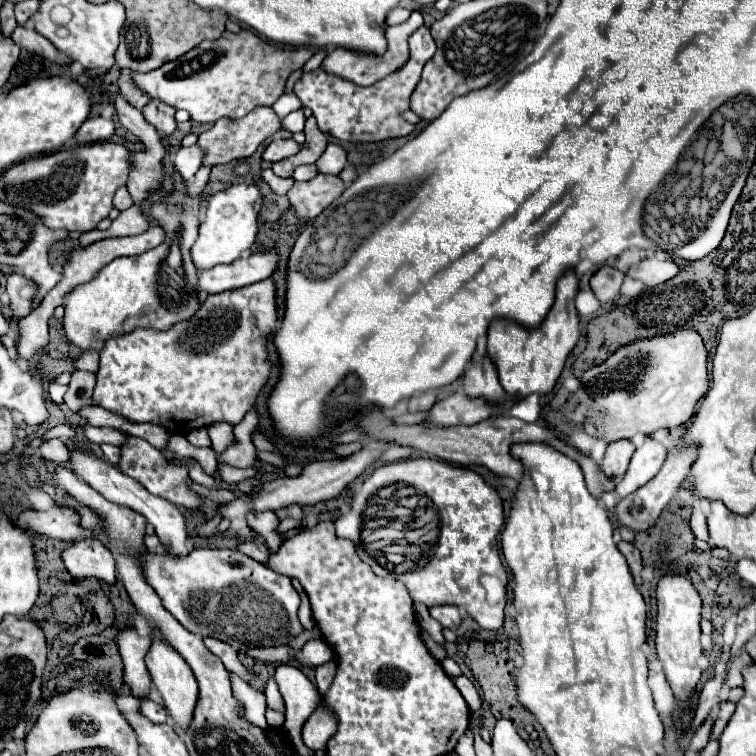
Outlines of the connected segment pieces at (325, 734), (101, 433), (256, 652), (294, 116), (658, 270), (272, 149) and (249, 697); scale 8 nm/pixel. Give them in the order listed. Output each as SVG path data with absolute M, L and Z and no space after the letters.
M319 704L317 712L313 712L313 716L303 726L303 742L315 752L325 750L325 744L333 734L335 734L335 716L325 712L323 704Z
M85 426L83 428L83 434L85 438L91 442L91 444L103 444L103 442L109 442L109 444L115 444L119 446L121 444L121 438L125 440L125 434L121 436L119 430L115 428L97 428L97 426Z
M273 646L273 648L249 648L249 650L241 650L243 654L251 656L253 660L259 662L287 662L289 660L289 648L287 646Z
M295 110L295 112L291 112L289 116L285 116L281 120L281 128L283 130L289 130L291 134L295 134L295 132L301 132L303 130L303 122L305 122L303 110Z
M641 260L639 264L631 266L627 276L641 280L647 286L659 286L671 278L675 278L679 274L681 266L677 266L675 262L661 262L661 260Z
M273 140L265 152L263 152L263 160L267 162L279 162L285 160L289 156L295 156L299 152L299 144L295 140Z
M231 674L231 686L233 686L233 696L245 706L245 716L249 722L253 722L259 728L267 726L265 720L265 694L259 692L257 688L253 688L251 684L247 684L247 680L243 680L237 674Z

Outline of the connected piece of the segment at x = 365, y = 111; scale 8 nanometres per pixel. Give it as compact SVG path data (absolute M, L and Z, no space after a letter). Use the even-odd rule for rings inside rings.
M421 26L417 32L409 36L409 60L377 84L357 86L335 74L327 74L323 68L317 68L313 72L303 72L303 76L295 82L293 92L305 108L313 110L319 128L325 134L335 136L337 140L353 144L379 144L391 138L409 136L415 126L403 120L403 112L411 108L411 92L417 88L421 80L421 70L433 54L435 42L429 34L429 28Z

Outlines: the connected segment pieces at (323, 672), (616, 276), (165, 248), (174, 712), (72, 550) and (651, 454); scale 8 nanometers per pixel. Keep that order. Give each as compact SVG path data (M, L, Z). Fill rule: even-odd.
M329 661L327 664L321 664L315 668L317 674L317 688L319 692L325 692L332 684L337 670L337 665L334 661Z
M605 264L605 266L601 266L593 274L593 278L591 278L591 290L593 290L593 294L597 296L597 300L601 304L615 302L617 296L619 296L619 288L623 284L623 278L625 278L623 272L619 272L617 268Z
M201 166L195 174L193 182L189 182L189 196L181 206L181 214L173 214L165 204L153 204L151 216L163 224L167 238L159 248L153 248L151 252L145 252L137 258L115 258L107 268L91 280L91 284L83 284L83 288L75 288L65 300L65 322L63 330L71 344L75 344L79 350L101 350L105 346L105 340L113 336L121 336L127 332L133 332L137 328L157 328L157 330L169 330L171 324L189 320L199 310L199 288L197 288L197 274L191 260L191 246L197 240L197 214L199 214L199 202L201 202L201 190L205 188L209 180L211 166ZM177 244L181 252L181 266L169 266L163 262L171 246Z
M151 632L151 648L145 656L145 664L147 664L147 670L149 670L149 676L153 680L153 684L157 686L163 702L165 702L165 708L169 710L169 716L183 724L183 726L189 726L191 724L191 716L193 716L193 708L197 704L197 680L191 672L191 668L187 666L187 662L179 656L179 652L175 652L175 648L171 648L171 644L167 644L161 636L153 634Z
M83 538L73 542L61 554L65 568L75 578L99 578L107 584L115 582L115 562L109 548L97 538Z
M645 438L645 442L633 454L627 474L623 476L621 482L617 482L615 494L619 498L625 498L633 494L637 488L645 486L651 478L655 478L655 474L663 466L663 460L667 458L665 454L667 450L663 444L655 442L653 438Z

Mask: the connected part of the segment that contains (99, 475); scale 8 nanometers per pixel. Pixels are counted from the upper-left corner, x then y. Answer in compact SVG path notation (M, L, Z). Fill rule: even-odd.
M71 452L71 468L73 472L85 480L91 488L95 488L99 494L107 496L107 500L115 502L115 504L123 504L123 506L129 506L131 510L143 514L147 518L149 524L155 526L157 530L157 536L159 540L167 546L167 552L169 554L187 554L187 530L185 530L185 516L183 512L171 504L169 500L165 498L159 498L159 496L153 496L151 492L147 492L139 482L135 482L131 476L119 472L119 468L103 462L97 454L93 452Z

